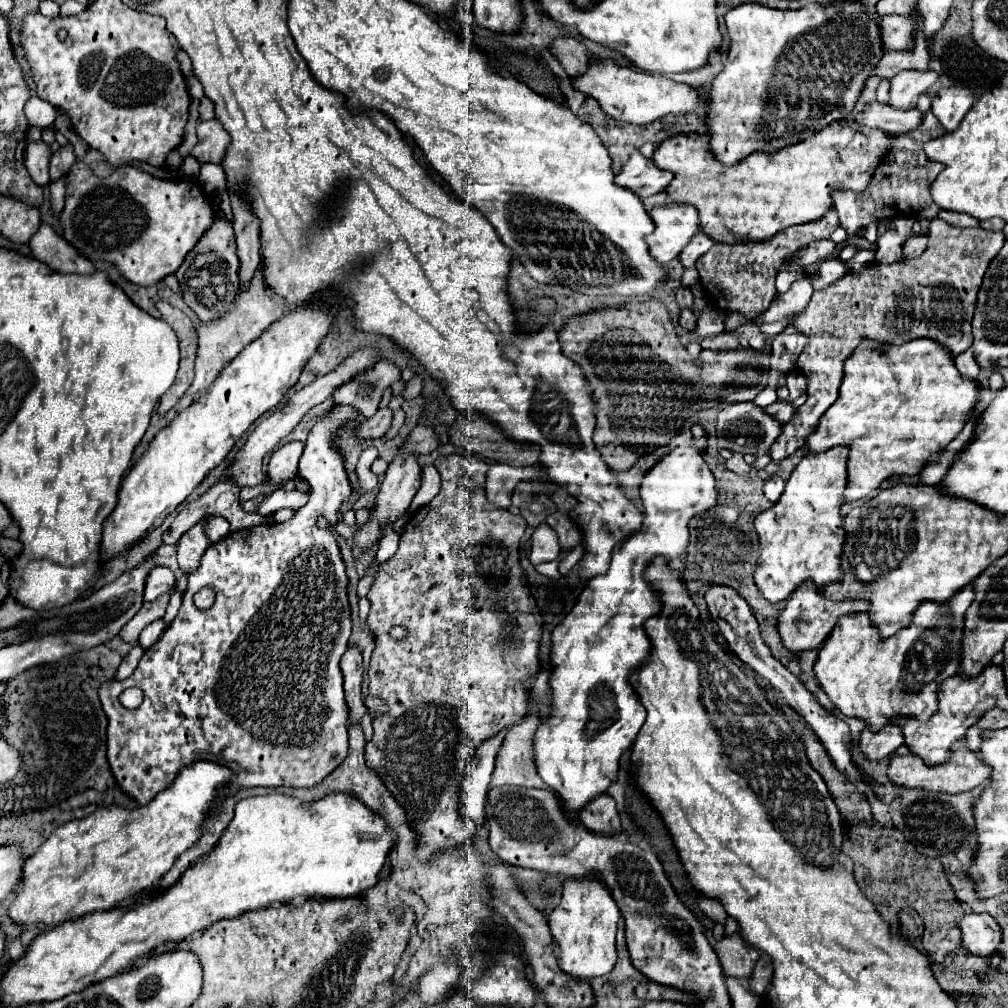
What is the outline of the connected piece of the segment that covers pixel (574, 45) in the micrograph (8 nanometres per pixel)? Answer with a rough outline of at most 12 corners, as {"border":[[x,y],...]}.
{"border":[[557,36],[549,50],[569,76],[585,72],[589,56],[575,38]]}

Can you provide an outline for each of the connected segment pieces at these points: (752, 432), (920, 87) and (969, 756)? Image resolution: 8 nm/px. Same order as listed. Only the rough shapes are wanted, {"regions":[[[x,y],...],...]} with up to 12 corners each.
{"regions":[[[753,402],[725,406],[717,444],[767,454],[781,424]],[[903,70],[891,80],[889,106],[911,110],[937,74]],[[953,744],[947,762],[891,756],[887,776],[903,788],[959,794],[989,780],[979,752]]]}

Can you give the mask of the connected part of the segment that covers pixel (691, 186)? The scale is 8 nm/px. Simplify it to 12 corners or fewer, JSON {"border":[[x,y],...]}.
{"border":[[837,120],[799,144],[713,160],[705,134],[653,152],[665,192],[725,244],[863,192],[891,136]]}

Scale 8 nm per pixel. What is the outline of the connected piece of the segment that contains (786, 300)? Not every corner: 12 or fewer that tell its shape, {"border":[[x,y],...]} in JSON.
{"border":[[801,276],[779,294],[763,322],[793,320],[809,304],[811,276]]}

